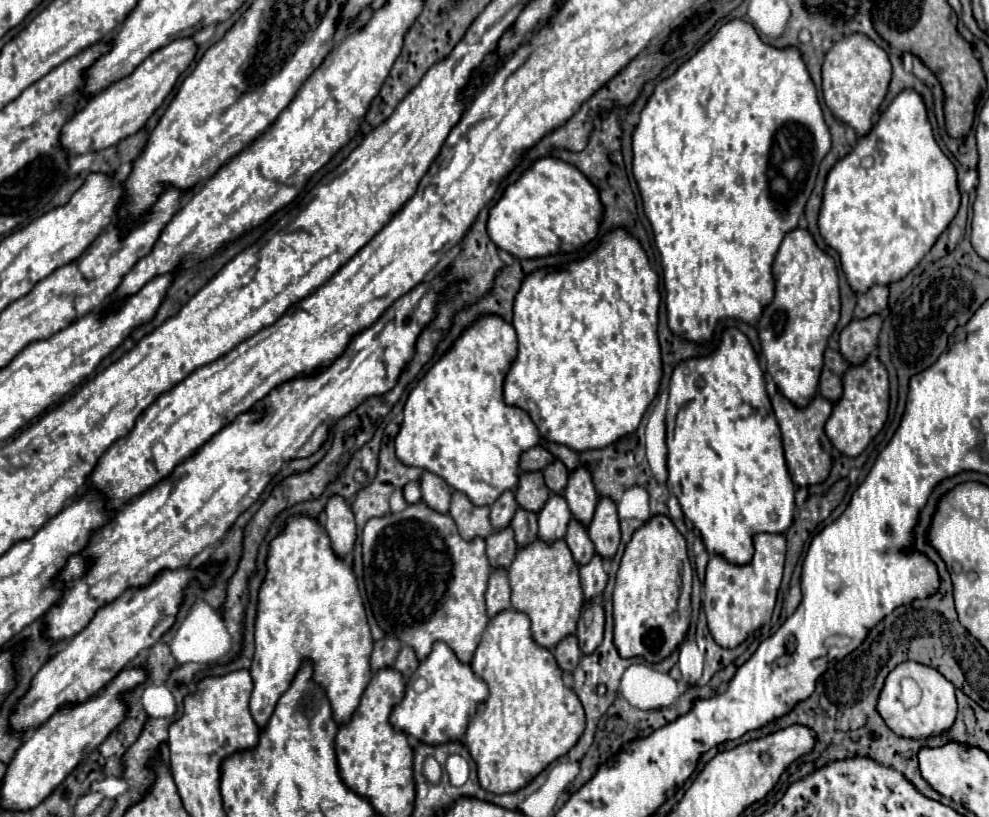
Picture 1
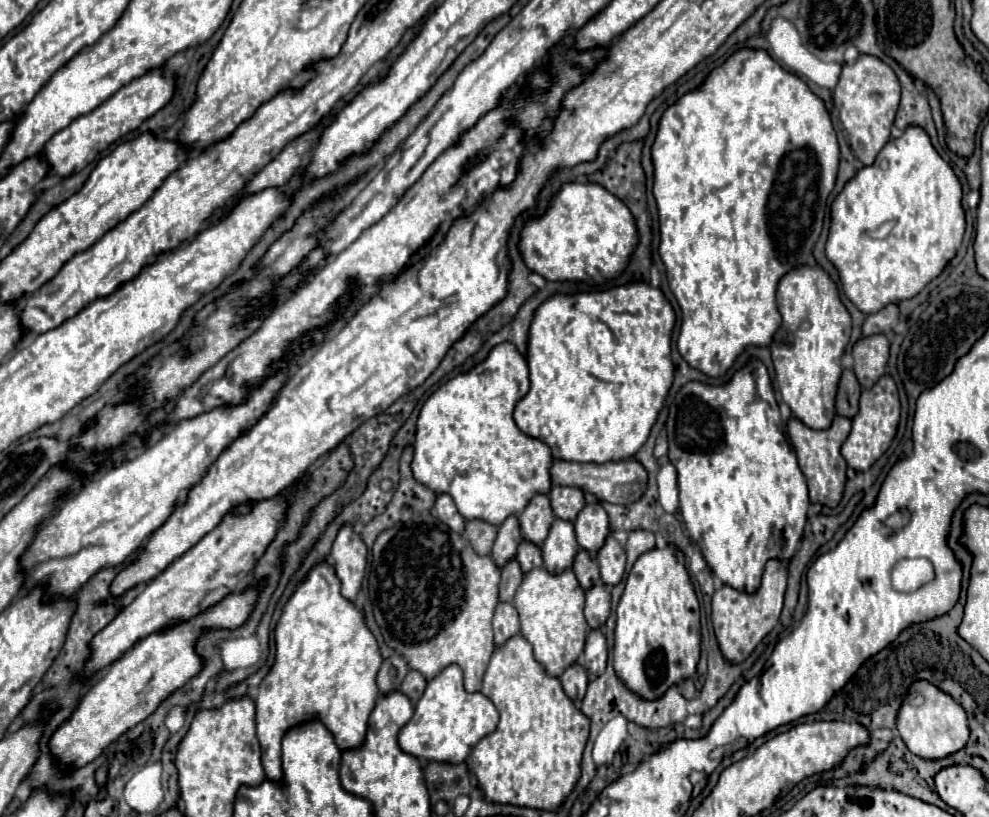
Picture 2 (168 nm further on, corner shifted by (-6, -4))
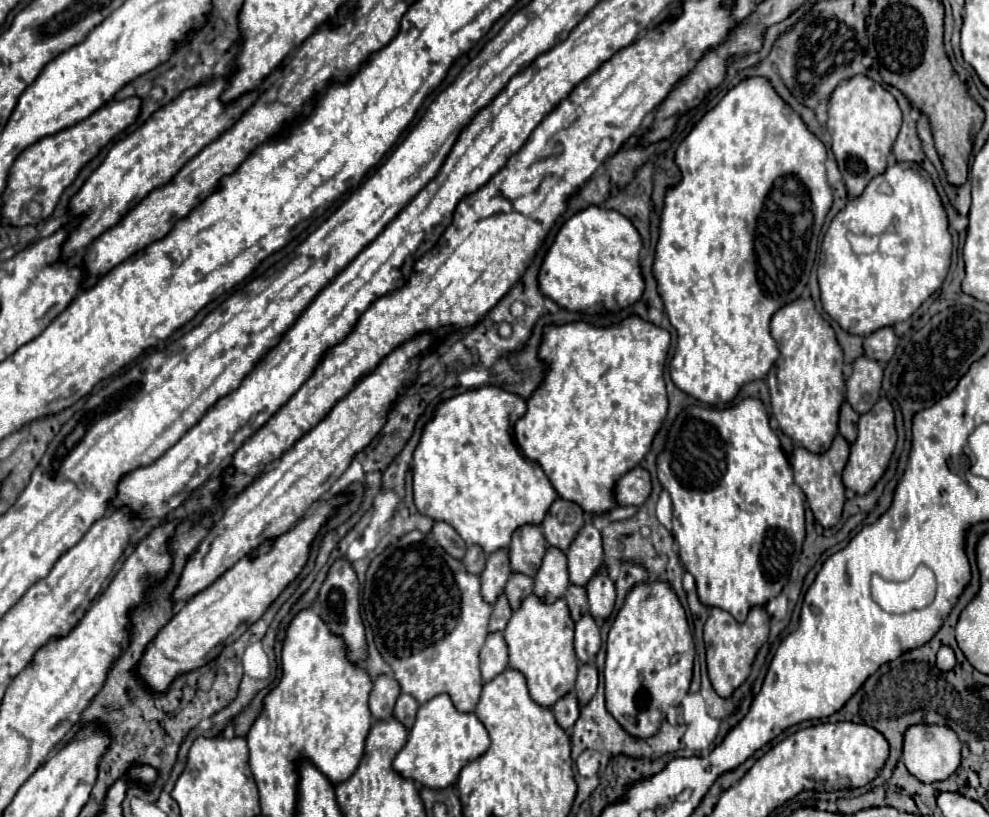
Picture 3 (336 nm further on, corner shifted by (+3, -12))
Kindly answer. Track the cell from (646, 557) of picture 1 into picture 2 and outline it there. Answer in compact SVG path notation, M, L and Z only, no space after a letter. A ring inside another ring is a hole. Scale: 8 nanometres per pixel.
M674 546L654 548L642 554L628 574L624 594L618 604L616 642L614 642L614 670L616 676L642 700L660 700L670 686L692 678L700 660L700 606L684 566L684 554Z

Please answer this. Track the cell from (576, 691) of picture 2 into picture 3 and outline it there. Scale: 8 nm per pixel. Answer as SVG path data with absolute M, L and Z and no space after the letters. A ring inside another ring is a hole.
M567 692L563 698L559 698L555 704L553 704L553 714L559 722L561 728L571 728L579 716L579 702L575 698L573 692Z

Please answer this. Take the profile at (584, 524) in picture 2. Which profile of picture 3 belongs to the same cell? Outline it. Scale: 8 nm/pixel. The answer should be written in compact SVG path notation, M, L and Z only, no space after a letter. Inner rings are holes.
M587 522L565 552L569 560L569 578L573 584L585 586L587 580L603 566L601 532L593 522Z

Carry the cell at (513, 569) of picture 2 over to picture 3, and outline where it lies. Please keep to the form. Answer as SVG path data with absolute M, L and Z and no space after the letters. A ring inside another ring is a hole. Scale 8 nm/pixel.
M501 594L501 596L497 598L497 602L495 602L495 606L493 606L489 630L491 630L491 632L495 632L495 630L503 632L505 626L507 626L507 622L509 622L509 618L511 618L511 612L513 612L513 610L511 610L511 606L509 606L507 596Z

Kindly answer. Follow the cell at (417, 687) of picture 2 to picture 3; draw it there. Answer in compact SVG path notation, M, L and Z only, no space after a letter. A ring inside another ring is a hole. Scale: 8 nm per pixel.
M401 692L399 698L397 698L397 704L395 704L395 718L399 722L403 722L405 728L411 728L413 726L413 716L415 716L417 708L419 708L417 700L413 696Z

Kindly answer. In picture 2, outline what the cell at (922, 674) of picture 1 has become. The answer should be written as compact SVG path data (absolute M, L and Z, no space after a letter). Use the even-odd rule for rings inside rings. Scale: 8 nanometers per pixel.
M916 684L914 688L920 688L924 706L928 710L918 712L924 708L902 704L902 712L898 712L898 734L904 740L904 744L910 748L910 752L926 760L942 760L962 750L970 736L964 708L956 700L950 700L950 696L946 696L944 692L938 692L938 688L934 688L932 684Z

